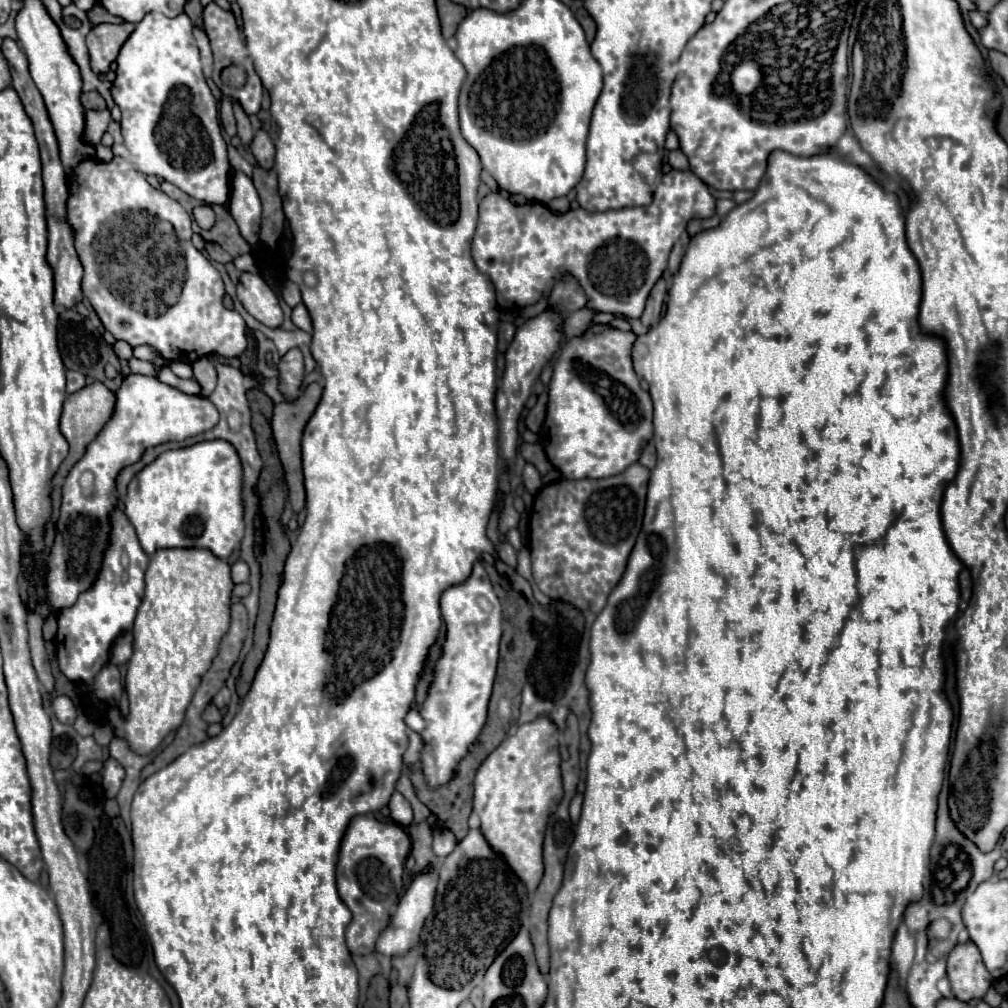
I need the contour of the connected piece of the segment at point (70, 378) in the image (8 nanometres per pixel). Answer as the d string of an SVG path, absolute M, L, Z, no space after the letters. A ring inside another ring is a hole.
M67 371L67 393L75 393L85 387L85 375L79 371Z

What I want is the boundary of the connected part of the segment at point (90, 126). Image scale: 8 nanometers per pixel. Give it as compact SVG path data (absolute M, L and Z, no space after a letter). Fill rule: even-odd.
M87 111L87 127L85 127L85 141L99 145L103 133L111 123L109 111Z

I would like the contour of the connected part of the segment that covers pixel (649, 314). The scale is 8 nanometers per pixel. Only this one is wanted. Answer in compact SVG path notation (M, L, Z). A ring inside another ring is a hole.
M659 279L653 287L653 291L649 293L649 299L647 299L647 307L641 315L641 323L645 327L651 327L659 321L661 317L661 309L663 309L663 299L665 299L665 293L667 293L667 283L665 279Z

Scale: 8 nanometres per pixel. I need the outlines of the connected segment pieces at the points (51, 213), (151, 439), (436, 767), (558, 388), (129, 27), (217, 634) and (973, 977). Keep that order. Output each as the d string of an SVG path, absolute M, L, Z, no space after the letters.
M3 39L1 51L9 63L9 71L11 71L11 85L17 91L17 95L23 101L23 107L29 115L29 119L33 121L35 127L35 137L39 141L41 147L41 161L43 161L43 183L45 183L45 213L47 213L47 229L49 229L49 249L47 249L47 261L53 267L55 273L55 305L73 309L77 303L81 303L83 299L83 291L81 291L81 279L83 279L83 265L77 257L75 251L75 229L67 219L67 199L69 199L69 187L65 181L65 171L59 159L59 147L57 147L57 139L55 139L55 131L53 125L49 121L49 115L45 111L45 103L41 99L41 93L37 91L37 87L33 87L33 79L29 79L29 69L27 69L27 59L21 51L21 47L17 45L17 41L13 39Z
M129 375L123 379L123 385L115 393L115 409L111 419L105 423L105 427L99 431L99 435L87 445L85 455L71 467L69 475L63 481L61 487L61 509L57 519L57 533L51 545L51 551L45 559L45 597L47 603L61 611L67 607L73 607L77 597L93 587L93 583L99 577L103 555L109 547L109 535L111 535L111 517L117 507L117 477L123 471L125 465L137 463L147 447L155 447L169 441L185 441L187 437L195 437L199 433L205 433L213 429L219 421L219 413L213 407L213 403L199 395L185 395L165 383L161 383L157 377L145 377L145 375Z
M481 559L475 563L473 573L465 583L449 587L441 595L441 613L445 613L443 617L445 617L446 626L443 657L437 663L435 681L429 689L429 697L419 709L421 717L427 721L427 727L421 731L421 737L425 741L425 745L421 749L421 767L425 773L425 779L431 787L449 783L453 779L457 763L465 757L469 745L479 737L481 727L487 719L487 703L491 697L497 655L499 655L499 641L501 641L501 603L495 595L493 585L485 573Z
M591 323L583 335L567 339L561 347L559 357L553 361L547 417L540 433L549 461L567 479L601 479L625 471L629 463L635 463L639 459L645 441L649 441L653 435L651 397L641 389L631 365L631 349L635 339L637 335L633 331L621 331L609 325Z
M133 23L123 25L95 25L87 35L87 49L91 57L91 69L93 73L101 75L107 73L111 63L117 59L121 45L127 41L127 37L133 33Z
M165 549L151 557L145 595L133 627L133 657L125 677L129 693L125 739L135 753L151 753L169 731L181 725L201 675L211 667L219 641L229 629L231 591L229 565L209 551Z
M971 941L955 945L947 955L947 977L953 995L961 1001L981 999L991 985L991 975L985 971L977 945Z

